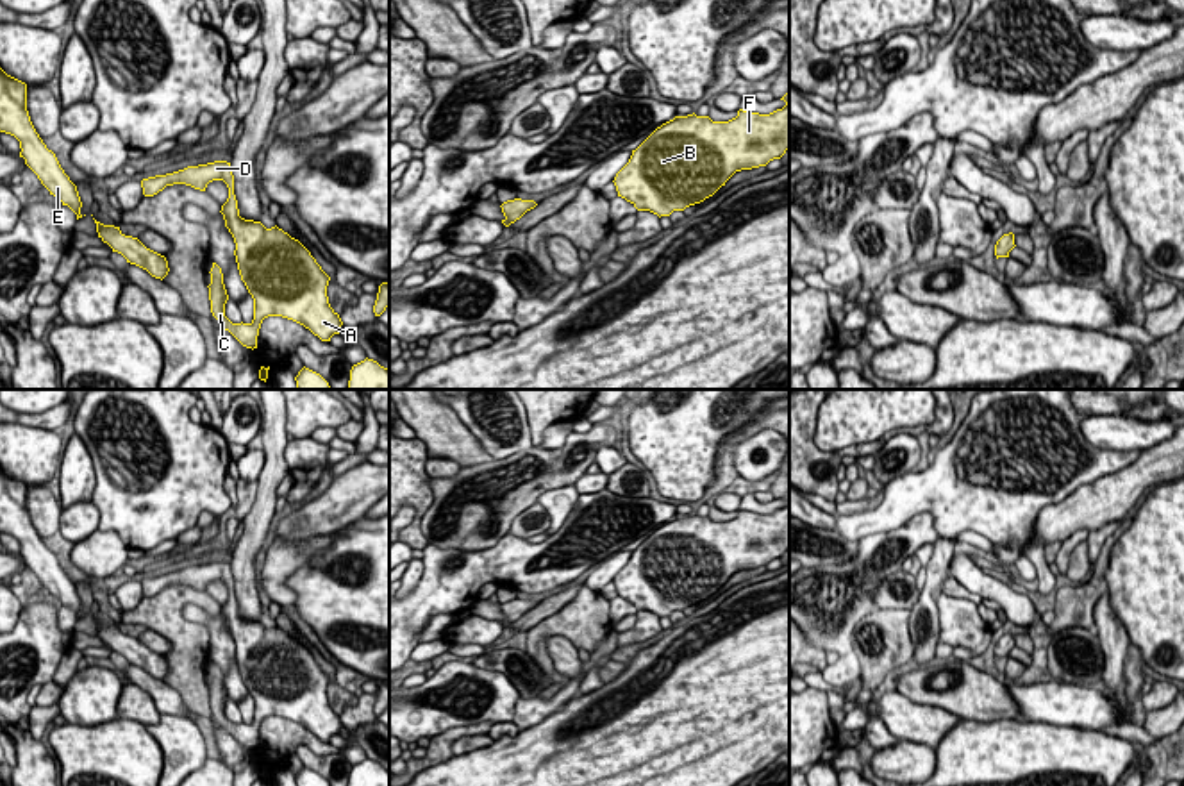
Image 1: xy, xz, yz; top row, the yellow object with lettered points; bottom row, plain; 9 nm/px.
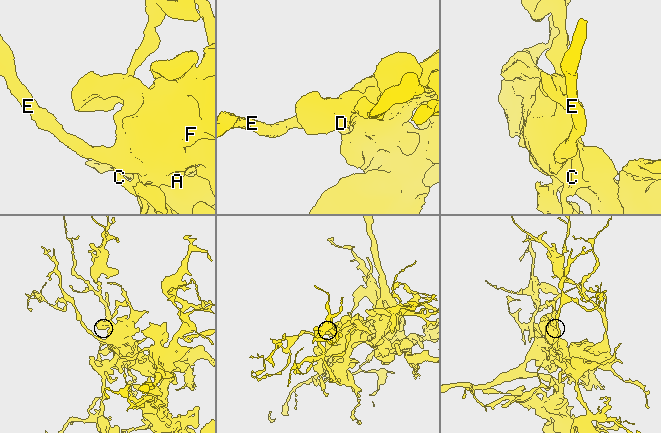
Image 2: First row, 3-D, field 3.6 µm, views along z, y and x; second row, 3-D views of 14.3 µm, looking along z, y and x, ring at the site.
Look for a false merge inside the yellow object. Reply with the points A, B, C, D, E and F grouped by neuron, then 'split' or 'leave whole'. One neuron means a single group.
groups A B C D F / E; split

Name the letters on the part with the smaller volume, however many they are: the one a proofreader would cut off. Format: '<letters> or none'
E

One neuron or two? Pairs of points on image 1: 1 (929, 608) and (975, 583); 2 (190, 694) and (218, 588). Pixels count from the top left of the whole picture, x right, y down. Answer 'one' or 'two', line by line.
1: two
2: two

